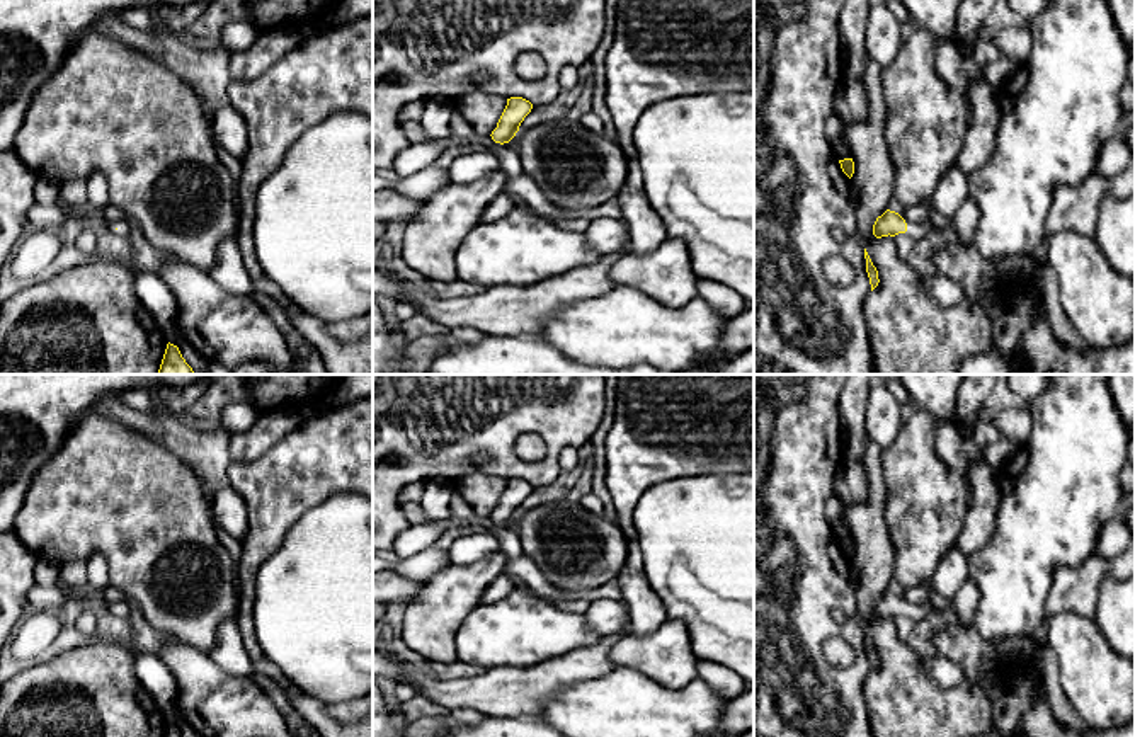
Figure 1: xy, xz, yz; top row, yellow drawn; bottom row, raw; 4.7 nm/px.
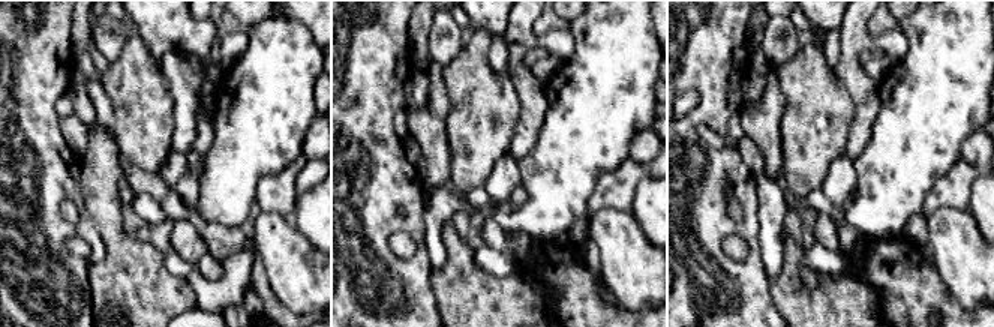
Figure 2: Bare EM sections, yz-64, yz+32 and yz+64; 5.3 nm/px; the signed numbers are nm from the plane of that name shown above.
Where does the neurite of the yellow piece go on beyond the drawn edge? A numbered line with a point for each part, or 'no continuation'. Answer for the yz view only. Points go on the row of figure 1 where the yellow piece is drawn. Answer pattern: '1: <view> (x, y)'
1: yz (916, 230)

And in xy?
no continuation

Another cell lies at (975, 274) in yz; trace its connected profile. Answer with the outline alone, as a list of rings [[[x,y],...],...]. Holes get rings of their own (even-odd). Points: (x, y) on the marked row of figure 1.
[[[970,247],[956,254],[939,250],[933,260],[938,272],[956,281],[973,301],[978,301],[997,283],[994,262]]]

